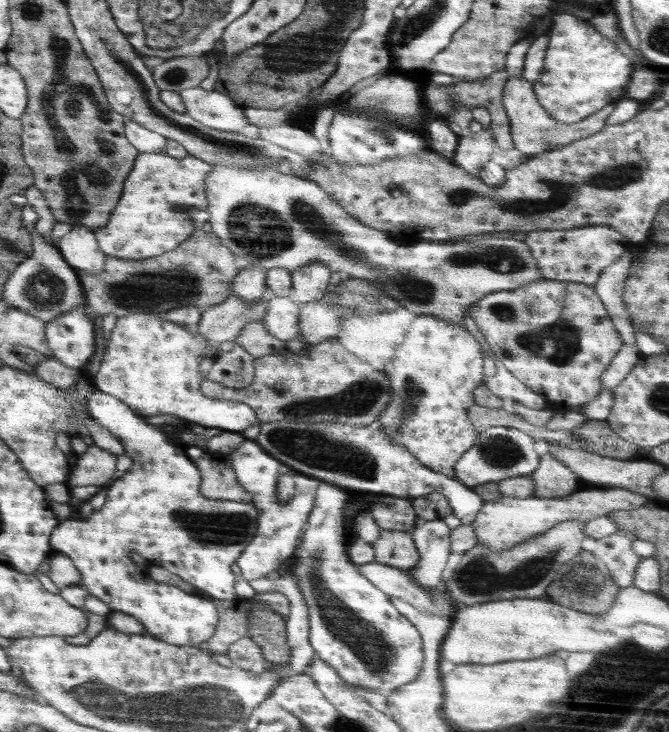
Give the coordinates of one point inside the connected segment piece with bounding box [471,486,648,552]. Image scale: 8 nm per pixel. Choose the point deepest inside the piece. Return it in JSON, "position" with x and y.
{"position":[501,523]}

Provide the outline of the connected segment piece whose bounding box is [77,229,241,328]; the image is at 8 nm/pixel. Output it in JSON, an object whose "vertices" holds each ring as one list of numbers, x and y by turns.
{"vertices":[[196,229,188,240,181,243,176,249,158,256,150,256,150,258,135,261,107,255,104,269,100,273,77,271,88,303,86,316,89,316,90,321,93,322,93,327,96,328,108,314,117,320,125,311,166,315,171,309,188,306,195,307,202,314,214,306,223,304,229,298,234,277,238,272,241,272,240,266,233,260,234,256,230,250,222,245,212,232,204,232,202,229]]}

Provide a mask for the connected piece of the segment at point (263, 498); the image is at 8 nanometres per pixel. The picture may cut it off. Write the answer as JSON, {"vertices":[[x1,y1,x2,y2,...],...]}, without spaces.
{"vertices":[[245,439,242,443,228,454,232,468,236,472,238,484,250,492,251,502,254,502,258,512,258,528,254,538,247,544,236,564,242,571,241,577,235,581,235,590,238,597,246,601,251,592,248,587,250,580,266,577,270,572,278,570,282,562,292,557,298,546,300,535,306,526,308,515,314,508,315,493,295,493,288,503,278,502,276,483,278,480,277,470,279,462,270,454,263,451,257,440]]}

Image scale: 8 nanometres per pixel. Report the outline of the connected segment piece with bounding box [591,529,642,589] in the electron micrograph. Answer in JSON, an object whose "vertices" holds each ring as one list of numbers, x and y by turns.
{"vertices":[[618,531,598,539,598,544,591,552,599,558,609,570,611,578,619,589,633,585,634,571,642,557,632,548,633,540,626,537,624,531]]}

